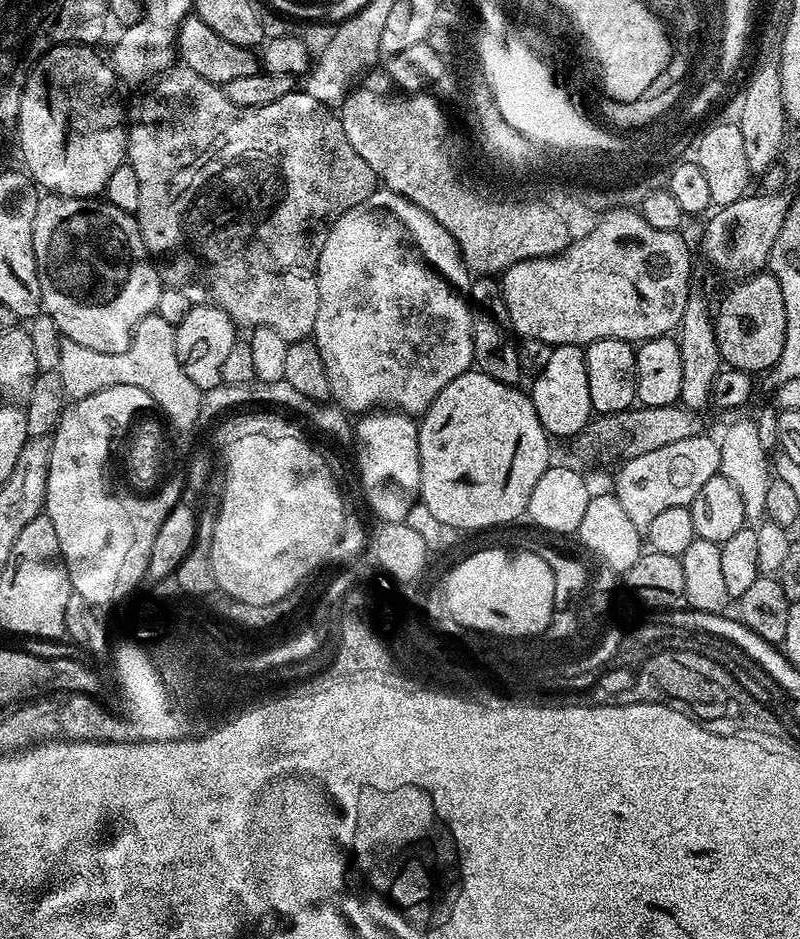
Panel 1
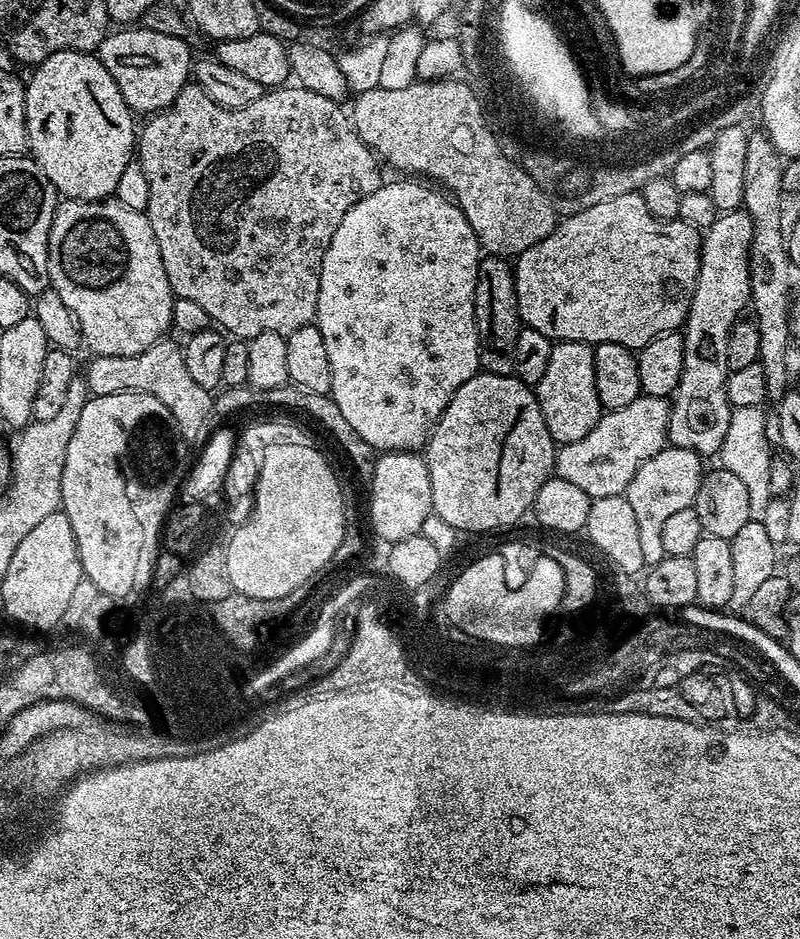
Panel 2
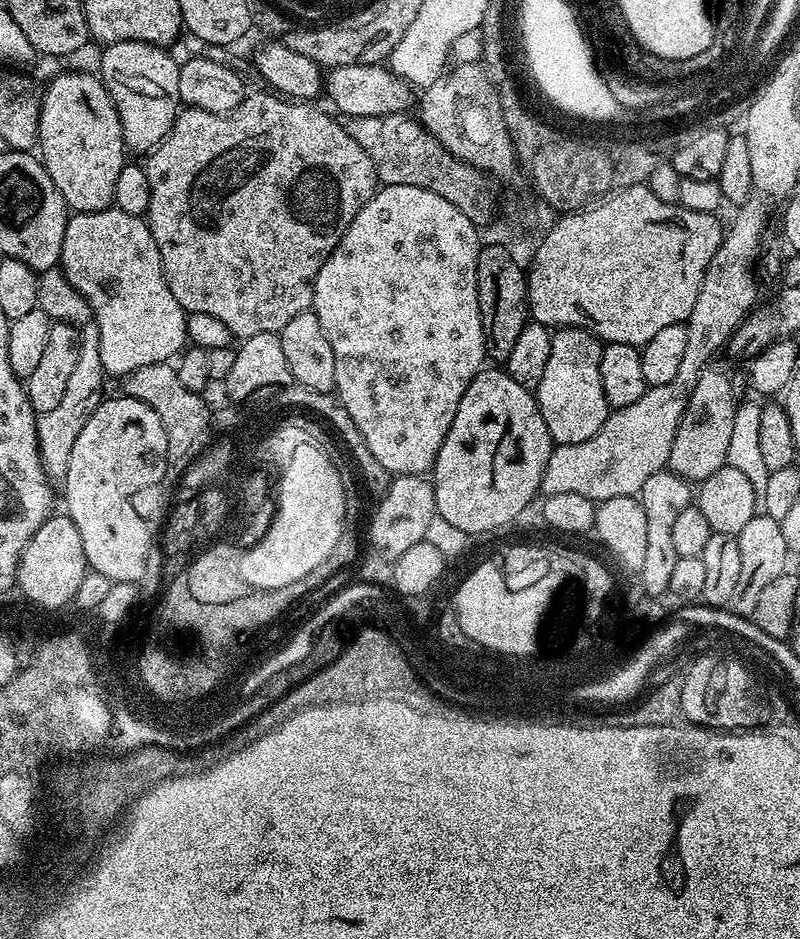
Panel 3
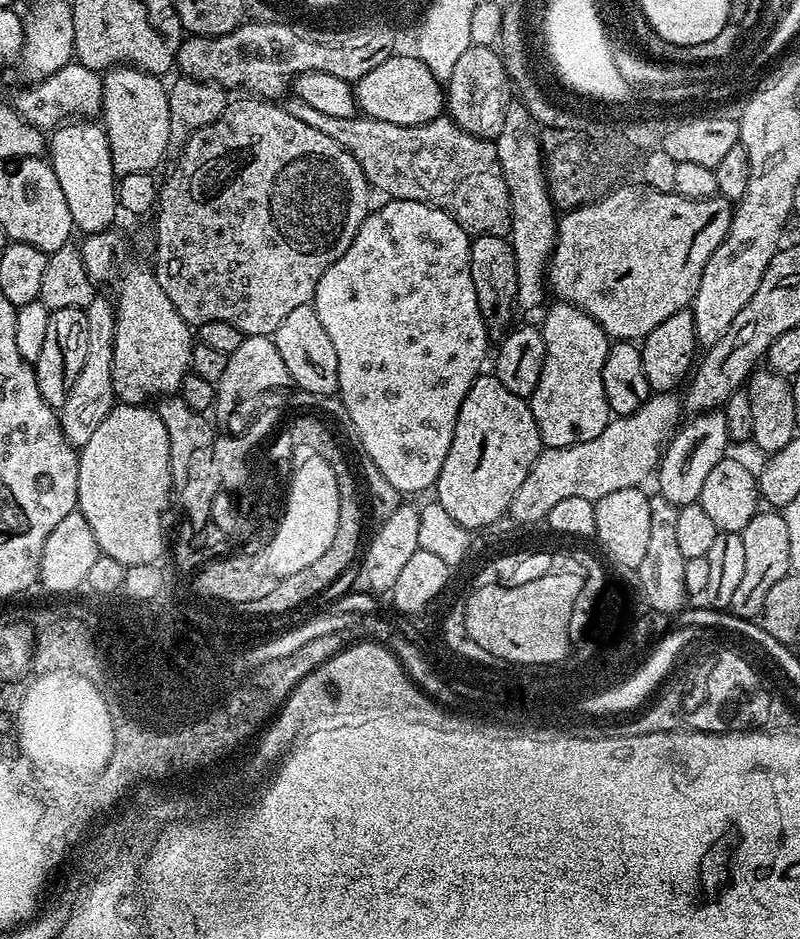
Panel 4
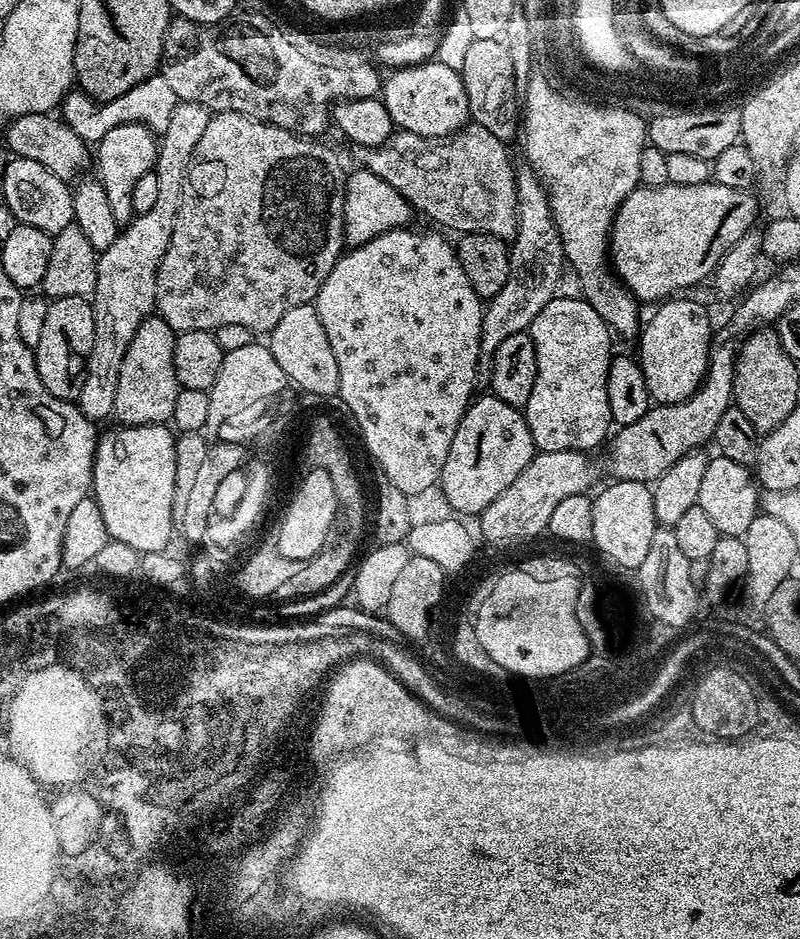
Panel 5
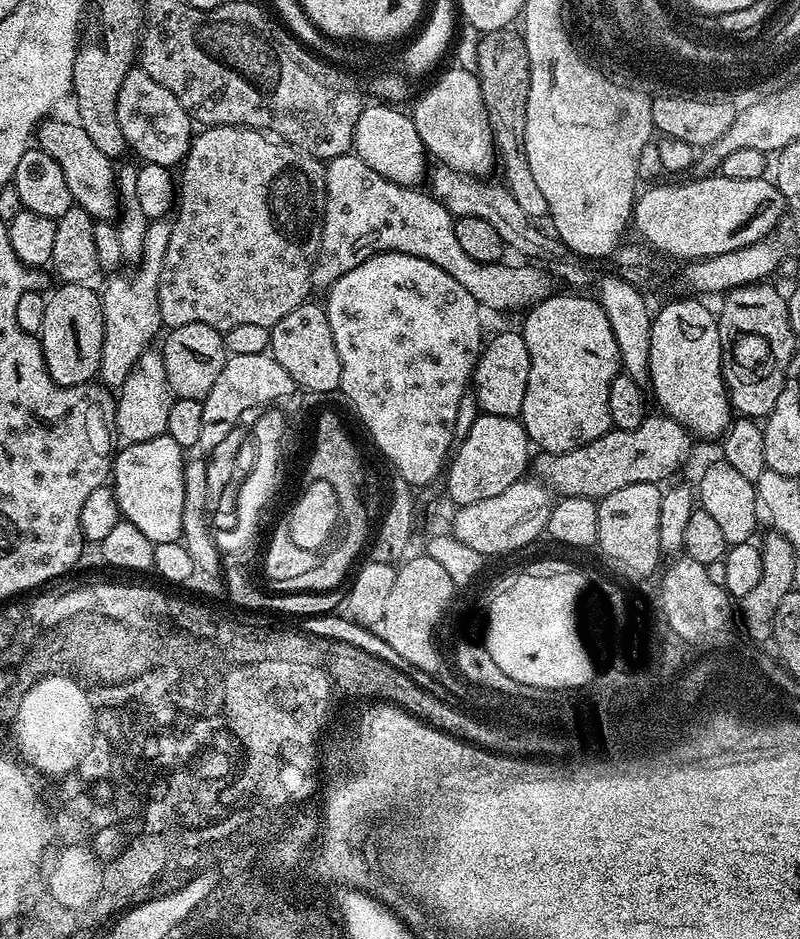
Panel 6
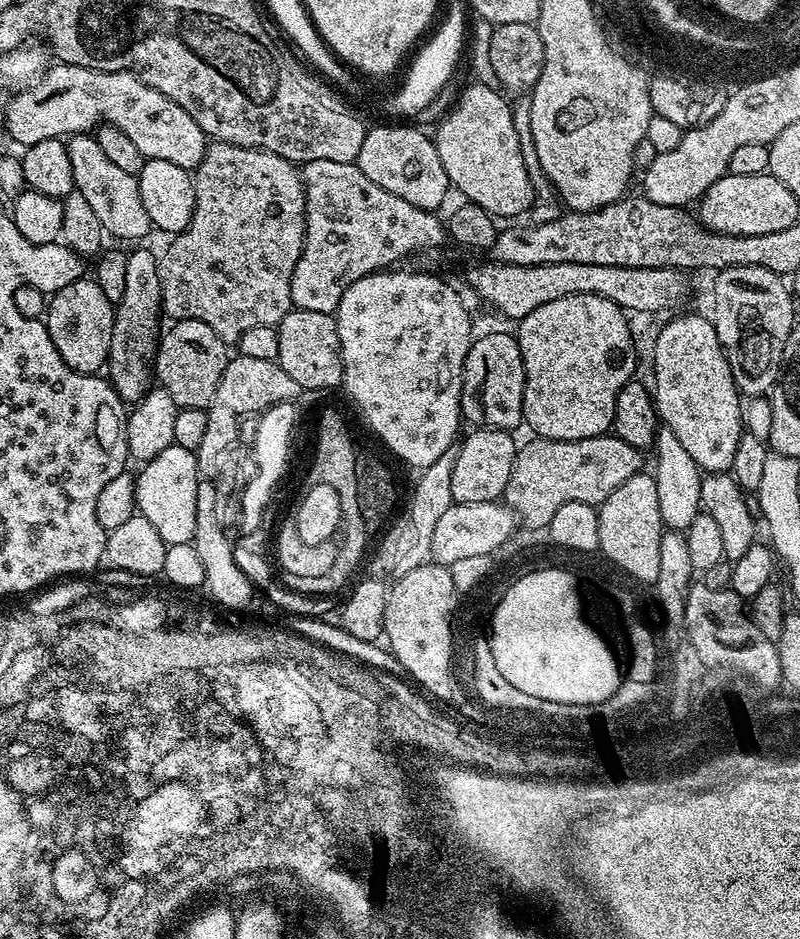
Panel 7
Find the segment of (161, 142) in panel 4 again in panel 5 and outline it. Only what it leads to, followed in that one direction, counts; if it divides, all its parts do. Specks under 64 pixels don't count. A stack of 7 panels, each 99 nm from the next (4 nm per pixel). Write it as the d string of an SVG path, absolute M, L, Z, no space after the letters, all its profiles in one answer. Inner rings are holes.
M122 124L114 126L94 148L95 175L100 181L102 190L106 190L106 199L110 201L110 214L114 214L114 222L121 226L131 223L134 217L132 203L134 202L134 186L142 174L153 171L156 167L156 155L158 149L157 137L145 124Z

